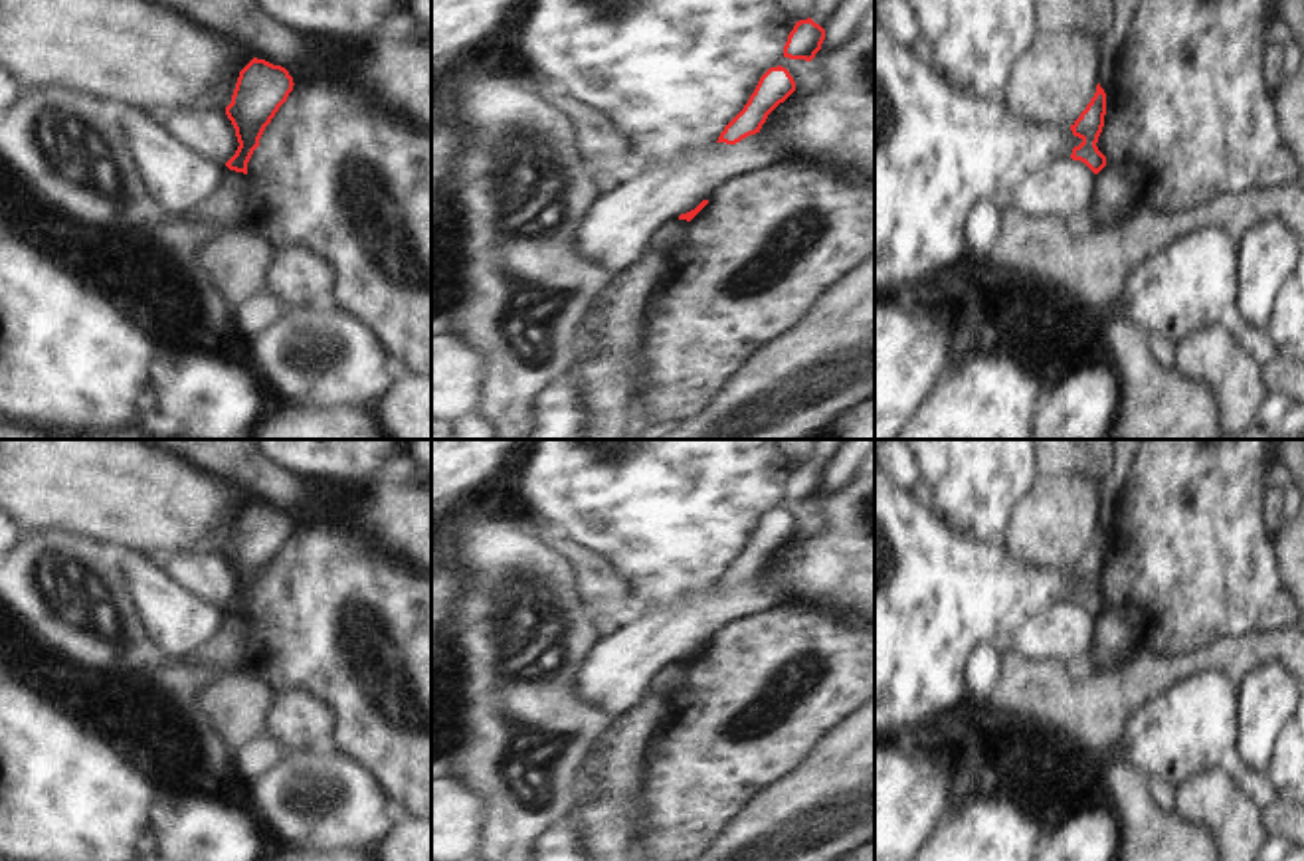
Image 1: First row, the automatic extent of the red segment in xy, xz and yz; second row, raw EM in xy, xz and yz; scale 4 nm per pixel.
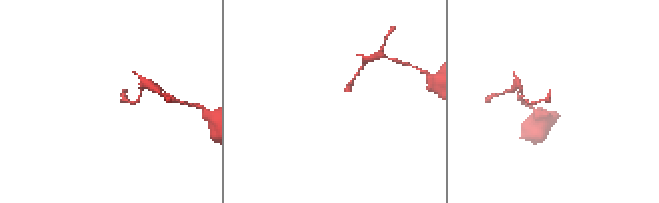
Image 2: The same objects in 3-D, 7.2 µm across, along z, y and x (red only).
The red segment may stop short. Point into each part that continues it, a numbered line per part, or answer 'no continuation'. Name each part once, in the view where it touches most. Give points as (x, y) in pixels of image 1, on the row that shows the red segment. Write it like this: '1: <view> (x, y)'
no continuation

